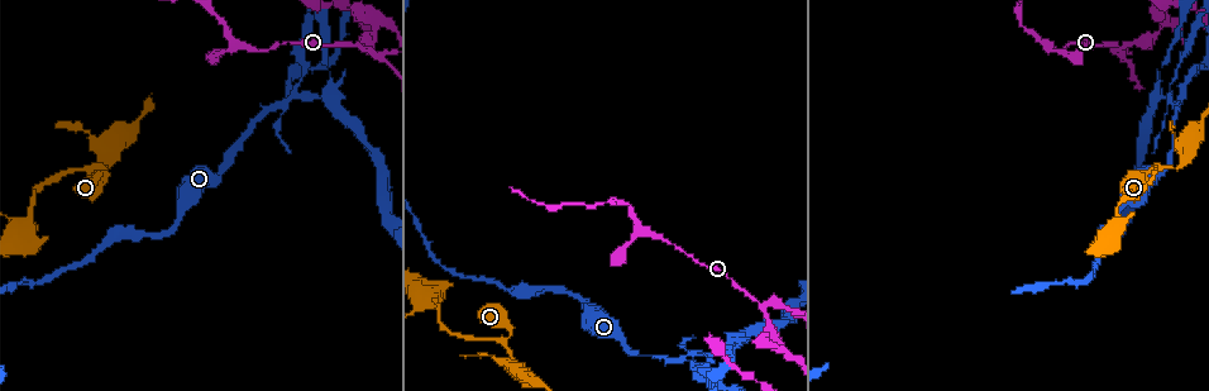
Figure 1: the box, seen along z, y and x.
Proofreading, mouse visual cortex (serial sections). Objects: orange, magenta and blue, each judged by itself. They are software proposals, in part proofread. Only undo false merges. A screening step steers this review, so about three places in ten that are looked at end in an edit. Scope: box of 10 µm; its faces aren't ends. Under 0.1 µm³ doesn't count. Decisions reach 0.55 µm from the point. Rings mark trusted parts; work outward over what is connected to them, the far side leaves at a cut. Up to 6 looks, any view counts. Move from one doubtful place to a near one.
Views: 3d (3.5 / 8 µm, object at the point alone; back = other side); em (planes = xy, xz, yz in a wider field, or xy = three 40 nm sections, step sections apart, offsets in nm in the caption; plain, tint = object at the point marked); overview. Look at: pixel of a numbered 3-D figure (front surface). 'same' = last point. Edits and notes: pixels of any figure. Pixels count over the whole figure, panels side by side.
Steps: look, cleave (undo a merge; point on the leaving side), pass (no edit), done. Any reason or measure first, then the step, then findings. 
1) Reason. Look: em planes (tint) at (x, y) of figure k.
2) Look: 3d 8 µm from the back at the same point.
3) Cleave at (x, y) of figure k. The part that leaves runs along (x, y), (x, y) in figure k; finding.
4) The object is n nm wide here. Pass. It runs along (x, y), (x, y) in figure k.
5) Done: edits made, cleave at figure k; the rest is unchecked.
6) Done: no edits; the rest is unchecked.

Small branch off a trunk. Look: 3d 3.5 µm at (1176, 171) of figure 1.

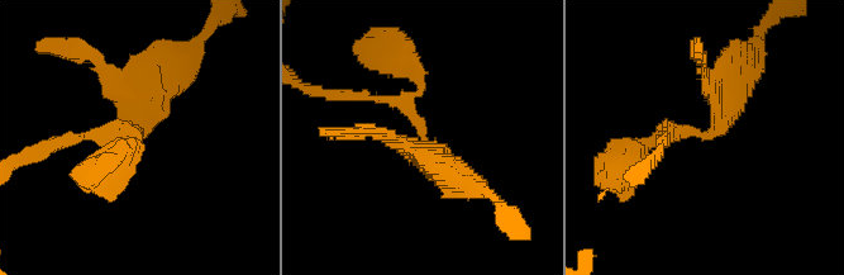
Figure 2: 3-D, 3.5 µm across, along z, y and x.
Now the EM. Look: em xy step 3 (tint) at (142, 133) of figure 2.

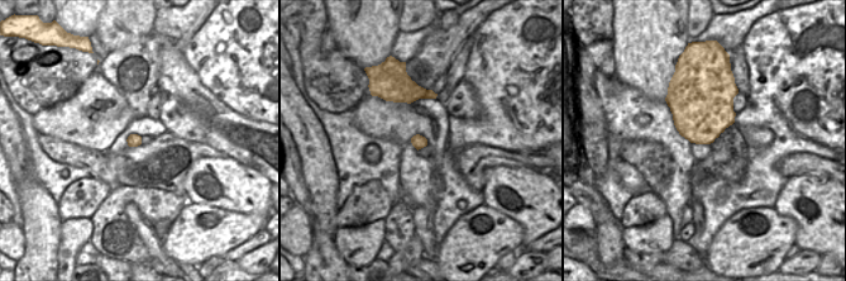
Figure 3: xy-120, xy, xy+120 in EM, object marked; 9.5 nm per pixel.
The object is 130 nm wide here. Pass. It runs along (637, 150), (711, 134), (740, 76) in figure 2; one cell here.

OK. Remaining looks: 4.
Three-way junction. Look: 3d 3.5 µm at (1117, 229) of figure 1.

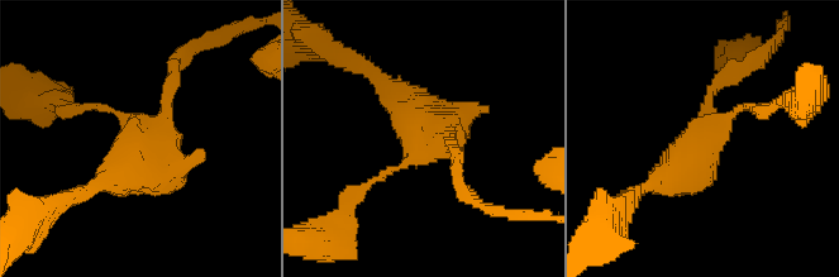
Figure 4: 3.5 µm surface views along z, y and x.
Now the EM. Look: em xy step 2 (tint) at (432, 136) of figure 4.

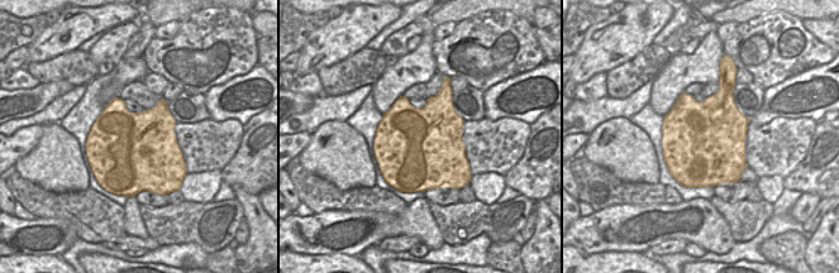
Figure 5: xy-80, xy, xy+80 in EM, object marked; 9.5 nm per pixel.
Pass. It runs along (732, 73), (711, 92), (709, 139), (653, 186) in figure 4; one cell here.

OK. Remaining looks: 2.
Done: no edits; the rest is unchecked.

